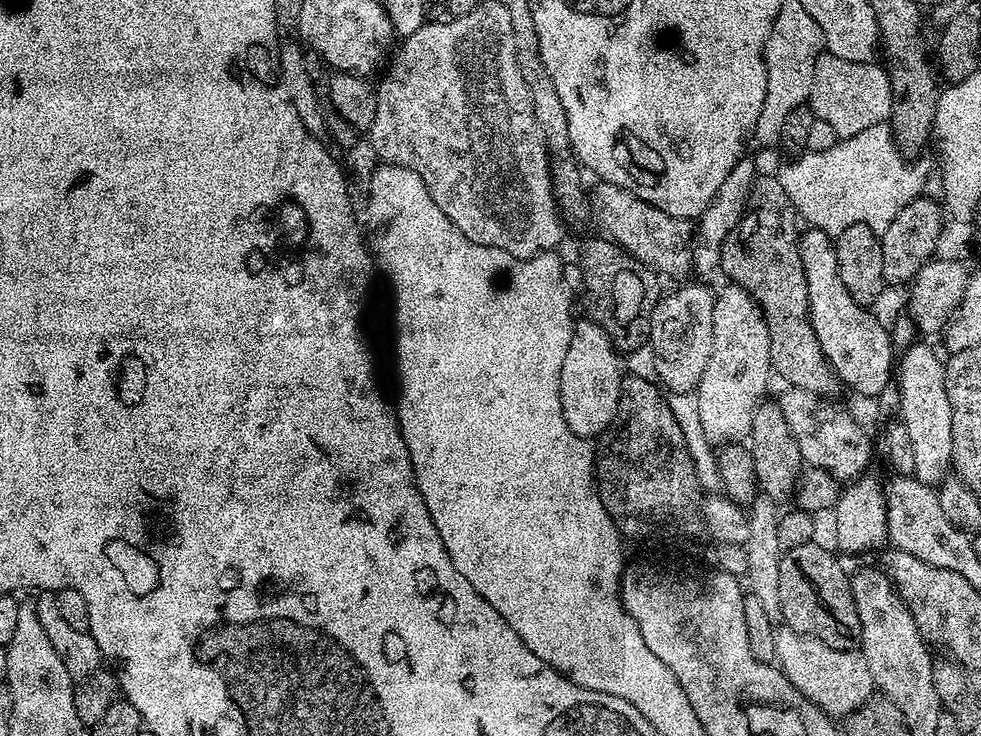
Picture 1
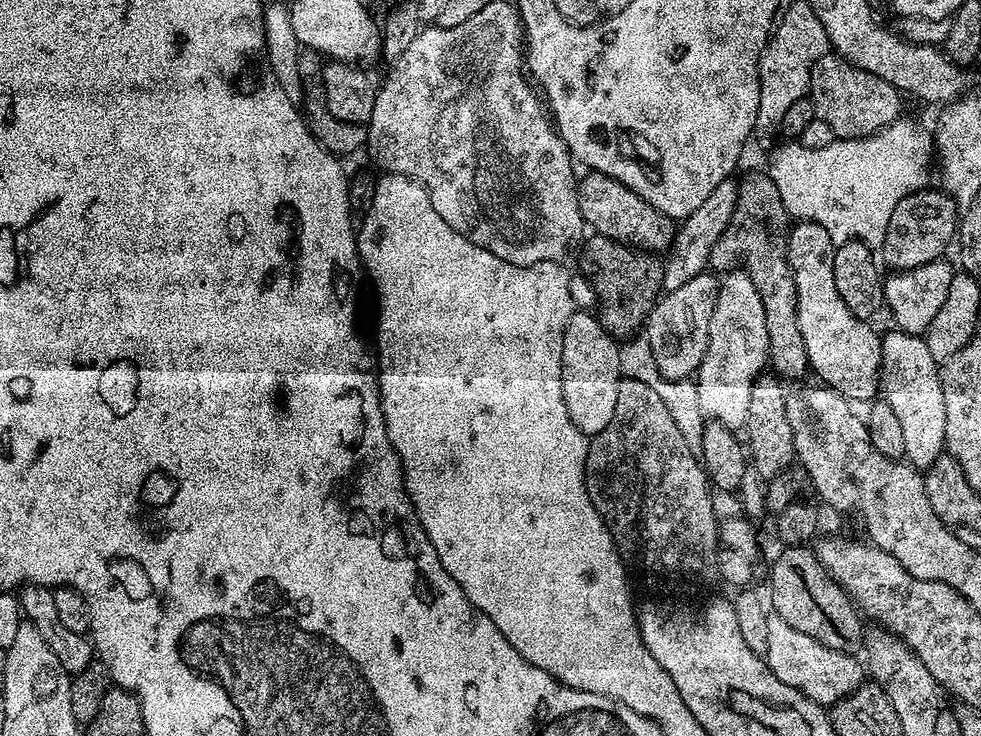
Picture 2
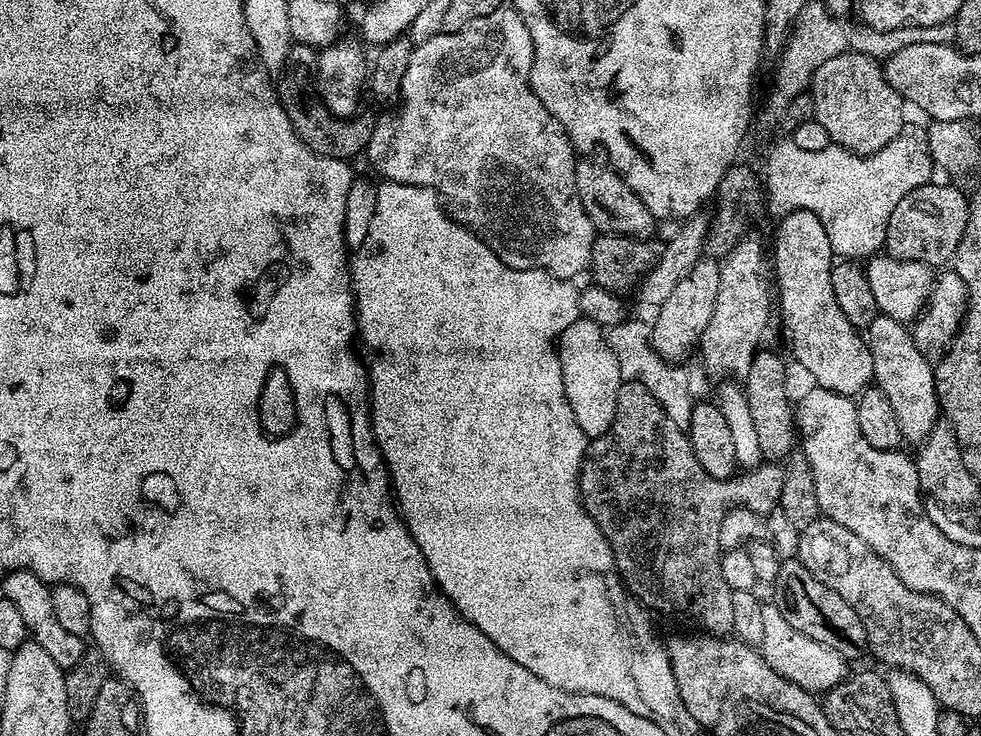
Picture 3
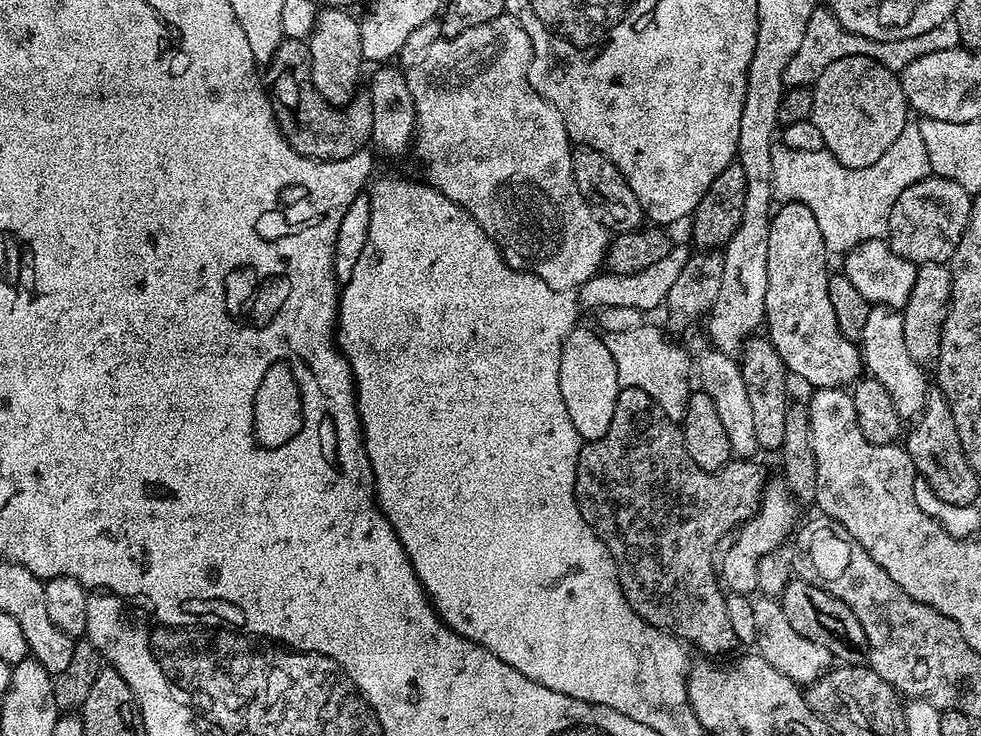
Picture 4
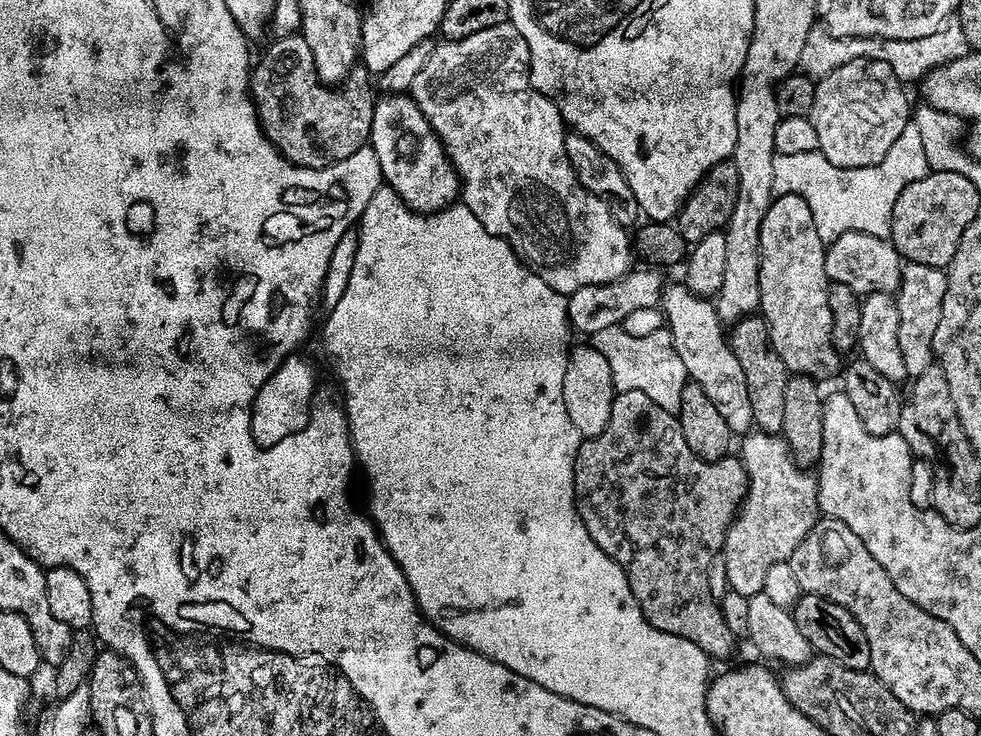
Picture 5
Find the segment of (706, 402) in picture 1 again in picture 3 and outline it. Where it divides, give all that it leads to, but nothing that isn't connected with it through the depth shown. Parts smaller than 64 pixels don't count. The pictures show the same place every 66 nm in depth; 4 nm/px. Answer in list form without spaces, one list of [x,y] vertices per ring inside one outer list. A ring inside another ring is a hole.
[[[745,234],[740,237],[739,242],[734,246],[734,250],[730,250],[728,256],[723,257],[719,261],[720,265],[720,277],[718,278],[718,294],[716,295],[716,301],[714,302],[714,314],[710,314],[710,322],[706,322],[706,330],[702,334],[700,339],[700,346],[698,349],[698,356],[704,359],[704,364],[713,372],[716,376],[722,376],[720,378],[742,378],[750,370],[750,362],[756,356],[758,349],[761,347],[760,335],[768,328],[768,292],[770,296],[770,288],[764,285],[764,264],[766,268],[766,248],[760,245],[760,240],[753,234]]]

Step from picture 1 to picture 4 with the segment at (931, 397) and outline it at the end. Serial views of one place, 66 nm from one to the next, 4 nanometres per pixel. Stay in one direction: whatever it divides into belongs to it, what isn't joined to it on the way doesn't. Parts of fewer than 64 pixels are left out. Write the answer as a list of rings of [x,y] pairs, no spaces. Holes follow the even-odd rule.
[[[884,304],[873,306],[866,318],[866,326],[862,329],[858,347],[867,375],[882,382],[882,386],[890,390],[894,410],[898,410],[901,421],[908,422],[919,416],[924,409],[924,399],[928,396],[930,385],[924,377],[925,369],[918,362],[914,362],[914,358],[910,358],[910,350],[906,350],[901,313],[895,308],[887,308]]]

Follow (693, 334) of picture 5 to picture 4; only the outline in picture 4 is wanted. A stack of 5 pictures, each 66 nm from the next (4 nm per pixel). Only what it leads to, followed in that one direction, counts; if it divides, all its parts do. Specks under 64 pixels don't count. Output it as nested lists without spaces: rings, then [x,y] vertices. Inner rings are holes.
[[[705,339],[694,340],[688,345],[695,369],[696,378],[701,382],[701,391],[710,395],[714,406],[721,419],[722,426],[728,439],[731,450],[737,459],[751,459],[759,451],[757,435],[754,431],[754,412],[751,409],[750,398],[747,397],[746,382],[742,379],[742,372],[735,357],[727,352],[718,351]]]

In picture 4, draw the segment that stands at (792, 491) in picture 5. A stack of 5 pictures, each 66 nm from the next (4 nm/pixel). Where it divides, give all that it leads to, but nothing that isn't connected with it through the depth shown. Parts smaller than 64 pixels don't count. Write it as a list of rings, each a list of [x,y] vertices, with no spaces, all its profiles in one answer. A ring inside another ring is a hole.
[[[769,479],[764,496],[760,500],[760,508],[739,526],[738,531],[732,536],[730,550],[719,561],[718,576],[729,593],[752,594],[757,591],[758,562],[766,554],[777,551],[781,547],[780,543],[793,535],[798,524],[796,508],[798,509],[798,501],[783,479]]]

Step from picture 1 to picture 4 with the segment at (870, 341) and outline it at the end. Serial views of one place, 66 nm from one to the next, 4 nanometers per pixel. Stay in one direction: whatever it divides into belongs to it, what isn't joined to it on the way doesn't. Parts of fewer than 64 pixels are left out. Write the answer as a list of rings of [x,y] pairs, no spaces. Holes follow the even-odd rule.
[[[799,202],[781,203],[771,218],[770,238],[766,242],[766,335],[772,341],[774,350],[778,350],[778,358],[782,358],[784,367],[795,379],[797,376],[805,380],[812,384],[813,389],[851,386],[862,376],[860,349],[853,340],[842,334],[842,330],[838,330],[838,318],[834,318],[834,306],[830,306],[830,253],[826,242],[822,242],[822,230],[818,230],[818,221],[814,214],[810,214],[808,207]]]

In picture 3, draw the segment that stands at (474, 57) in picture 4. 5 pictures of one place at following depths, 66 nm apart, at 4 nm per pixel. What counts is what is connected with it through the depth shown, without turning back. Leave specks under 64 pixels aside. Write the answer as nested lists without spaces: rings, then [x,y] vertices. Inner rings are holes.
[[[503,6],[496,10],[491,11],[490,14],[483,15],[482,17],[475,17],[468,24],[464,24],[458,30],[457,33],[439,32],[434,38],[430,38],[426,42],[415,45],[410,54],[410,62],[406,66],[406,74],[402,74],[402,86],[400,87],[400,94],[398,97],[398,105],[400,109],[397,110],[393,116],[384,116],[379,121],[378,119],[373,123],[372,133],[370,134],[370,142],[366,149],[366,157],[372,163],[372,168],[378,175],[384,176],[385,181],[393,180],[399,184],[416,184],[419,188],[431,188],[437,196],[441,197],[443,203],[446,205],[446,211],[452,219],[457,220],[463,228],[469,228],[477,238],[492,251],[496,257],[506,266],[511,268],[537,268],[543,272],[548,272],[554,278],[559,280],[575,281],[576,275],[580,271],[585,271],[588,268],[588,262],[590,260],[590,254],[592,253],[592,247],[597,238],[596,227],[590,222],[590,218],[586,214],[586,210],[582,206],[582,202],[578,198],[578,190],[576,189],[576,183],[574,182],[574,170],[576,169],[576,161],[578,159],[577,153],[572,147],[572,143],[568,140],[568,136],[562,130],[562,126],[558,122],[558,118],[554,118],[554,114],[550,114],[550,110],[546,110],[546,106],[542,106],[542,102],[538,98],[538,94],[534,94],[532,89],[532,39],[530,38],[530,30],[526,30],[526,22],[522,22],[522,18],[517,14],[515,8],[511,6]]]

